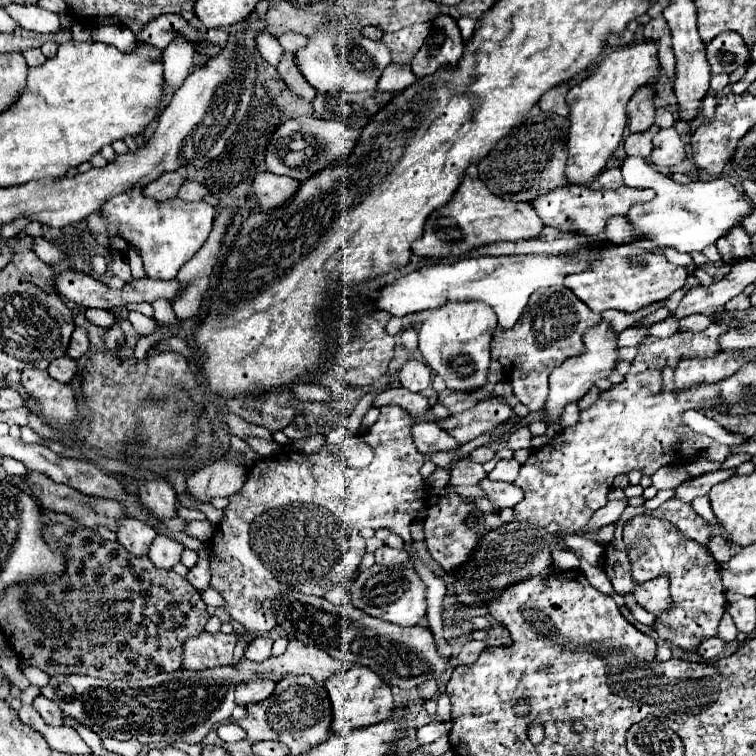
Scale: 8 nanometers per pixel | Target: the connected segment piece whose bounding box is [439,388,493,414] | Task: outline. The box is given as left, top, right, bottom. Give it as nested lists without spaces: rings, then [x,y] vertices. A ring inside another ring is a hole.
[[[443,390],[439,394],[439,402],[447,408],[449,414],[457,414],[457,412],[463,412],[471,406],[475,406],[479,400],[485,400],[485,398],[493,398],[489,392],[479,392],[479,396],[471,396],[471,394],[465,394],[465,392],[455,392],[455,390]]]

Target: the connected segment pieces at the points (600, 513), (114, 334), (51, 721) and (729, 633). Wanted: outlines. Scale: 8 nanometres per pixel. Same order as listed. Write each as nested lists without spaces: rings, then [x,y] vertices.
[[[617,500],[617,502],[609,502],[607,506],[603,506],[601,510],[597,510],[593,516],[591,516],[591,520],[589,520],[589,532],[595,532],[597,528],[601,528],[601,526],[607,526],[607,524],[611,524],[611,522],[615,522],[615,520],[619,520],[619,516],[623,514],[623,510],[625,510],[625,506],[627,506],[627,500]]]
[[[113,324],[109,328],[109,332],[105,334],[105,344],[107,344],[109,350],[119,350],[121,348],[121,344],[123,344],[123,332],[119,330],[117,324]]]
[[[37,696],[37,698],[33,700],[33,706],[35,706],[35,710],[43,716],[43,720],[45,720],[49,726],[61,726],[61,724],[63,724],[63,714],[59,712],[59,708],[57,708],[55,702],[47,700],[45,696]]]
[[[729,612],[723,614],[723,618],[721,618],[721,622],[719,622],[719,634],[717,634],[717,636],[719,636],[721,640],[735,640],[735,638],[737,638],[737,628],[735,628]]]

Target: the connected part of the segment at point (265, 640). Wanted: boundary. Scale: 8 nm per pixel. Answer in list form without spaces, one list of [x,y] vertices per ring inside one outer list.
[[[259,636],[259,638],[255,638],[255,640],[249,644],[249,648],[247,648],[247,652],[245,652],[245,658],[247,658],[247,660],[253,660],[253,662],[263,662],[263,660],[267,660],[267,658],[271,656],[271,644],[273,644],[273,640],[271,640],[269,636]]]

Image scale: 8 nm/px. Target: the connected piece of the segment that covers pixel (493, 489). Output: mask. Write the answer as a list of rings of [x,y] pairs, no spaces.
[[[481,480],[479,484],[485,492],[485,498],[491,502],[493,512],[501,508],[513,508],[519,500],[523,500],[523,490],[515,488],[515,484],[507,482],[491,482],[491,480]]]

